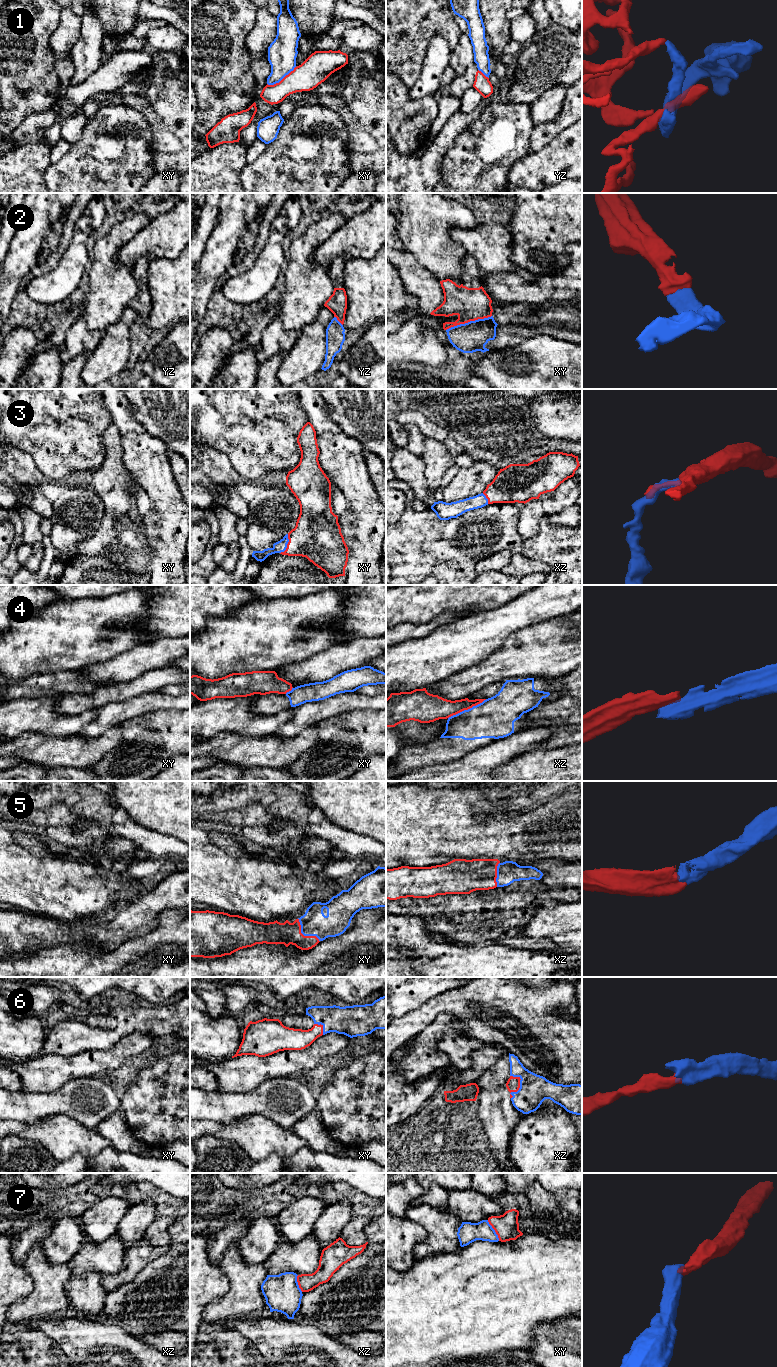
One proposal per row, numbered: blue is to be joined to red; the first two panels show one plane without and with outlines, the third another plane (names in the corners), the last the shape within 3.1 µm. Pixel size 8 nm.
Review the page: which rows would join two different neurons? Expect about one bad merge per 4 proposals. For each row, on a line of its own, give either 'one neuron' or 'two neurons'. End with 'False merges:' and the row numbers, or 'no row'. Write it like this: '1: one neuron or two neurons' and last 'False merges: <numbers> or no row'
1: one neuron
2: one neuron
3: one neuron
4: two neurons
5: one neuron
6: one neuron
7: two neurons
False merges: 4, 7

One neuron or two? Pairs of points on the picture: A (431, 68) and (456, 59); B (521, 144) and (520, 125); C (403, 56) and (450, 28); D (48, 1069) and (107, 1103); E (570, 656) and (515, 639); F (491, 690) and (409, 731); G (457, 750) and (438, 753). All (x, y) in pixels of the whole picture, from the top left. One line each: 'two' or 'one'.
A: two
B: one
C: one
D: two
E: one
F: two
G: one

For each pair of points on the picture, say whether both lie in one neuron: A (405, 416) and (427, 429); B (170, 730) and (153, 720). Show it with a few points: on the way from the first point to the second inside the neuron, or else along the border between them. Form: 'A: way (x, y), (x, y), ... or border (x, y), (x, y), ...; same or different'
A: way (410, 416), (416, 418), (422, 424); same
B: way (167, 727), (160, 727), (157, 724); same

